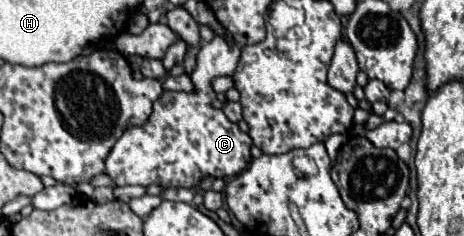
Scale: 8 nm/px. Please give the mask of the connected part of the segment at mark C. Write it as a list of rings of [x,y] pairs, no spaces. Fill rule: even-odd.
[[[216,36],[214,40],[202,44],[196,56],[196,70],[190,74],[196,94],[184,92],[164,92],[156,102],[154,110],[144,126],[128,128],[122,138],[116,142],[112,152],[106,158],[106,174],[118,184],[140,184],[140,186],[196,186],[202,178],[232,178],[240,174],[248,162],[252,140],[236,124],[232,124],[224,112],[212,110],[210,102],[216,98],[216,92],[210,86],[210,80],[216,76],[230,76],[236,70],[240,60],[240,48],[236,42]]]

